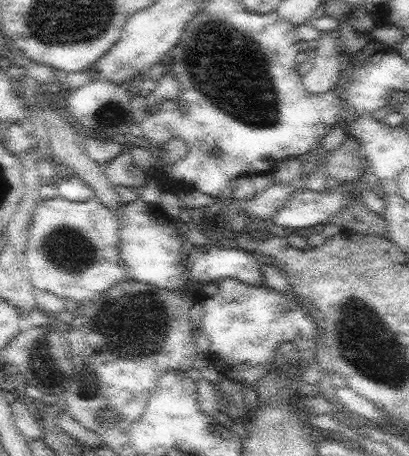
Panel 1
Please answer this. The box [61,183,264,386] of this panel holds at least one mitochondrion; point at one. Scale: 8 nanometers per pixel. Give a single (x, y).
(134, 330)

